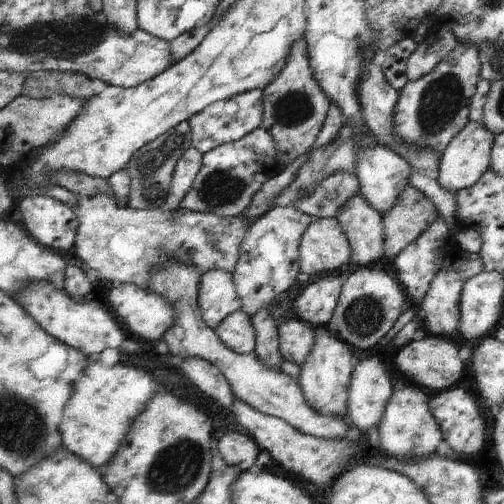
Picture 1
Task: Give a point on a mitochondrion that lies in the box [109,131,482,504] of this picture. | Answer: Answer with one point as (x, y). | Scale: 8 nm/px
(177, 467)

